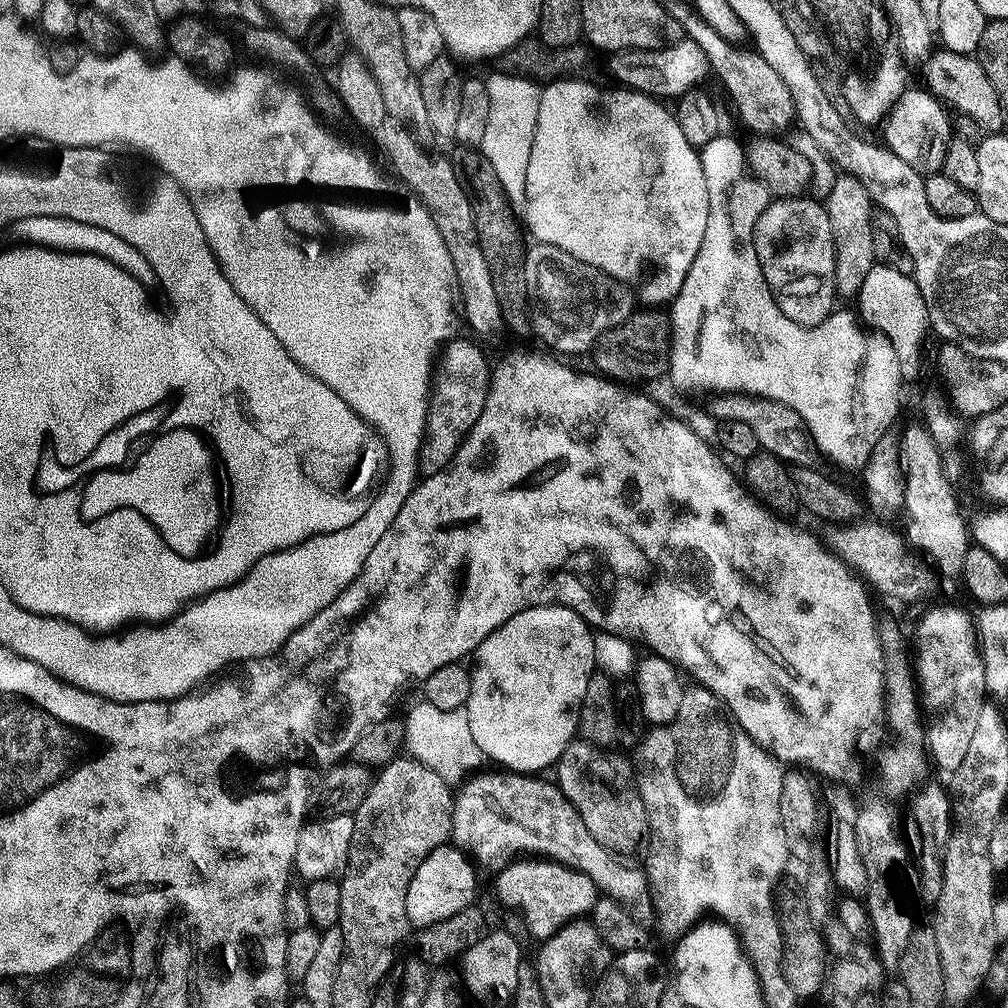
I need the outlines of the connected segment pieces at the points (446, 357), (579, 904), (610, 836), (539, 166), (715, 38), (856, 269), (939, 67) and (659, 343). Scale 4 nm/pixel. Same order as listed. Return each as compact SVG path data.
M453 338L439 349L430 377L428 413L424 418L424 434L420 441L418 472L421 477L438 474L438 470L445 468L474 422L478 422L478 414L482 414L482 406L486 402L489 375L490 363L478 345Z
M520 858L495 873L495 899L509 910L519 912L529 937L543 942L558 929L591 913L598 899L594 882L578 870L547 858Z
M577 738L570 744L565 744L559 760L554 765L554 783L562 790L562 794L578 810L582 822L586 822L586 830L594 834L594 838L603 848L616 853L621 858L632 858L636 851L645 847L649 839L648 815L642 802L640 792L636 789L633 767L620 756L615 756L612 750L585 742Z
M569 78L545 83L540 90L538 102L538 126L534 130L534 142L530 146L530 162L526 166L526 194L522 197L522 220L533 241L550 246L558 246L558 250L566 250L574 258L602 270L613 280L631 285L639 303L644 306L668 306L682 290L682 282L686 282L686 274L690 266L694 266L694 258L698 254L698 246L702 245L702 234L706 231L707 215L710 212L710 197L707 194L706 175L703 174L700 152L693 144L686 142L682 134L682 126L678 126L675 115L663 108L661 101L655 96L647 96L623 86L616 88L599 88L596 84L587 84L582 78Z
M695 7L671 9L672 17L682 26L684 36L702 46L708 55L708 66L713 77L720 79L722 87L728 91L740 120L754 134L778 134L788 122L792 122L795 108L790 98L790 90L778 73L770 67L770 62L762 58L760 53L748 46L731 44L717 34L705 20L696 13Z
M837 175L833 190L826 199L830 230L834 234L834 282L837 297L856 298L862 282L878 261L874 254L872 218L874 205L868 191L853 176Z
M936 50L932 53L926 71L928 71L926 88L937 100L945 105L953 104L954 107L961 108L958 110L979 124L985 133L1000 134L1005 131L1006 109L998 98L998 90L994 90L990 78L986 78L986 70L982 70L975 55L963 56L957 52Z
M636 310L623 324L609 328L600 335L591 353L590 359L596 363L595 371L599 375L617 382L632 382L628 380L656 380L665 375L668 366L668 349L670 347L670 320L660 310Z

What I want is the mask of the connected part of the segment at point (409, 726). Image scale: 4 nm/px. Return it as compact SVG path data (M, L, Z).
M420 700L404 716L405 753L416 761L422 762L434 770L439 777L449 784L463 781L474 769L484 755L471 733L467 707L458 710L441 710L432 703Z

